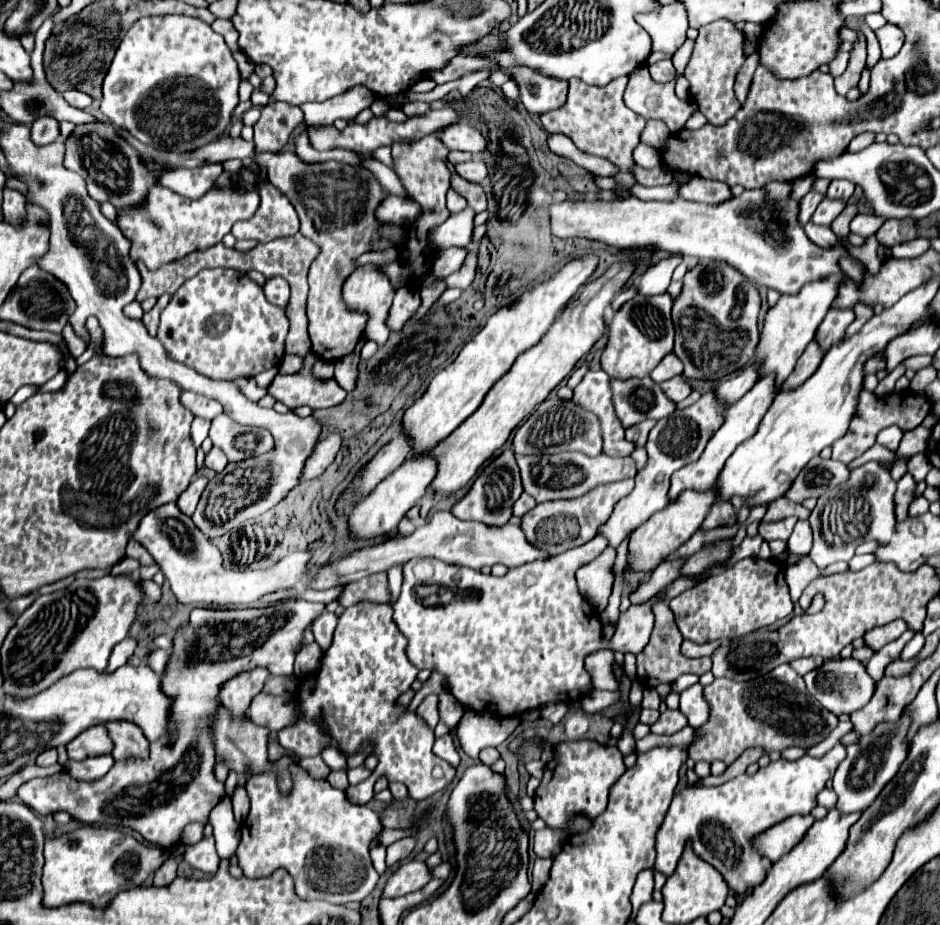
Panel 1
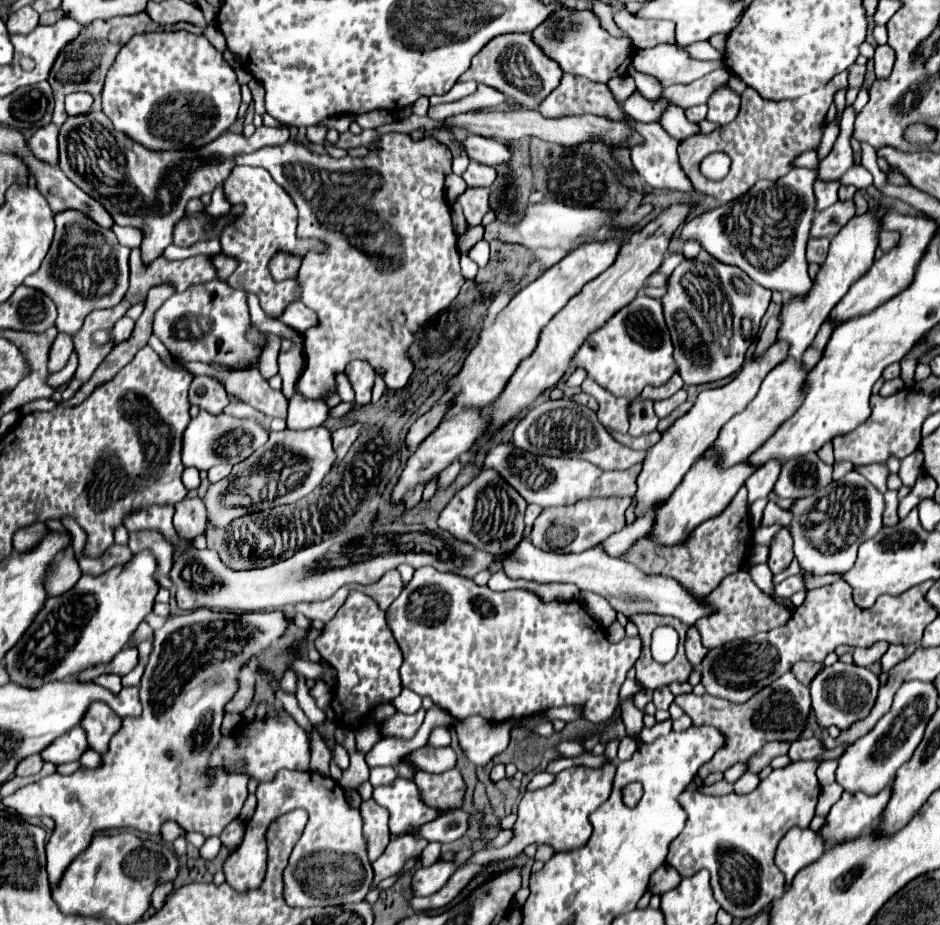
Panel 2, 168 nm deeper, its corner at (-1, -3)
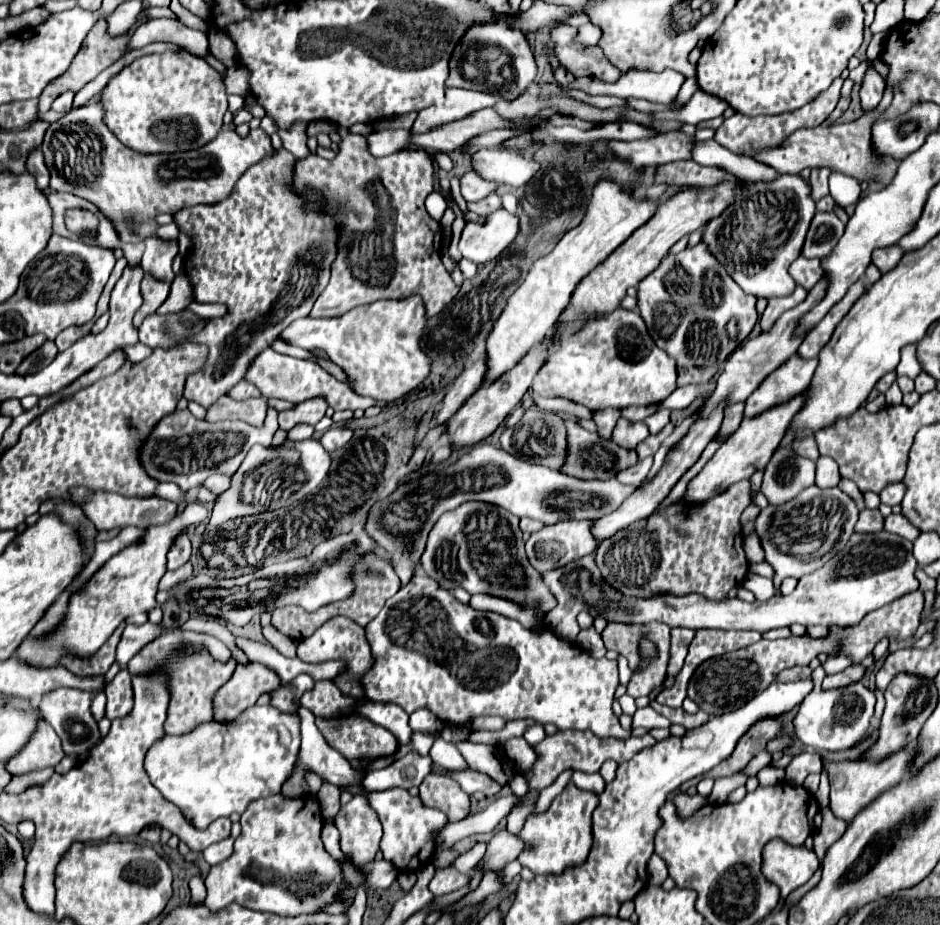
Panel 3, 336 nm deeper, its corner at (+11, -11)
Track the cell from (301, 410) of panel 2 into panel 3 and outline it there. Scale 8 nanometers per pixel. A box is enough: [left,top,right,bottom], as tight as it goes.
[288,425,314,441]

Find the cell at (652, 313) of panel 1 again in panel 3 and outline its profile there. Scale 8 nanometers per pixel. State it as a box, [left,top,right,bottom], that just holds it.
[530,309,676,411]

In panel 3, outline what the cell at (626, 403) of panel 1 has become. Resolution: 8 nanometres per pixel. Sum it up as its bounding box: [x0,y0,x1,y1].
[612,419,648,449]

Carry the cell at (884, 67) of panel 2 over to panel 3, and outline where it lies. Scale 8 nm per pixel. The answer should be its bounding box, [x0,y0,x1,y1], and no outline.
[860,67,884,111]

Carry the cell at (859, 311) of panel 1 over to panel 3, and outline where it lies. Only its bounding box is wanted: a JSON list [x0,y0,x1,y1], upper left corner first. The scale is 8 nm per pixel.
[760,285,808,331]

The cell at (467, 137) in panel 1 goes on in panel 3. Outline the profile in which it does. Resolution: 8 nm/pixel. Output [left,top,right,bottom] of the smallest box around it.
[472,149,540,187]

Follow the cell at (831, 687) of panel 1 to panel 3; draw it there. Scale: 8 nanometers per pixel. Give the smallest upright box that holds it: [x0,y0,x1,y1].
[794,663,876,751]

